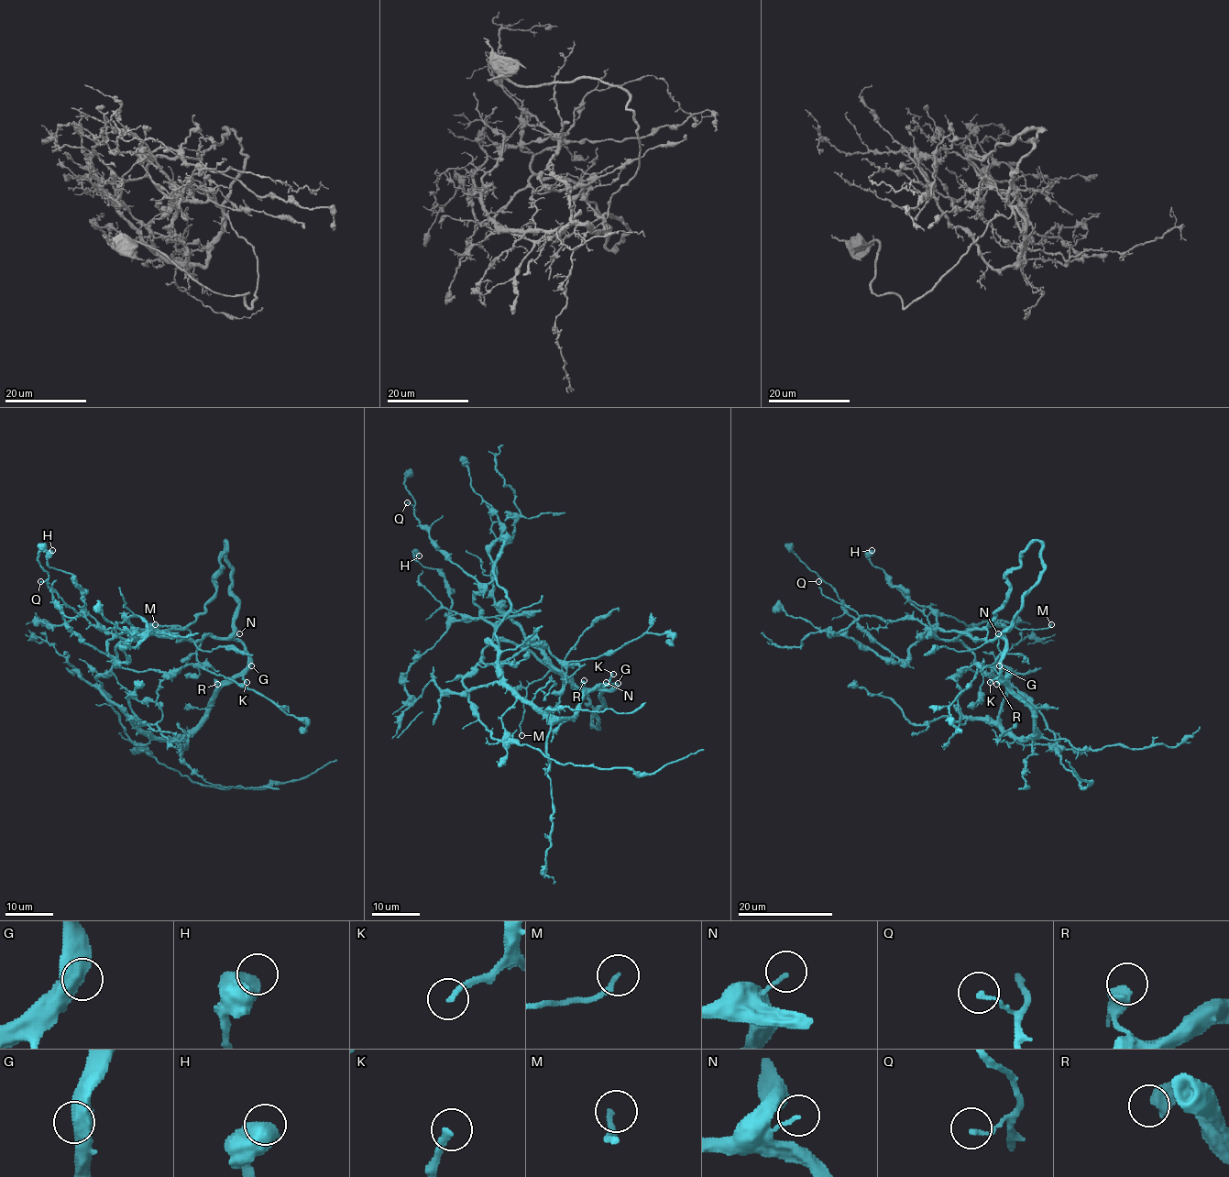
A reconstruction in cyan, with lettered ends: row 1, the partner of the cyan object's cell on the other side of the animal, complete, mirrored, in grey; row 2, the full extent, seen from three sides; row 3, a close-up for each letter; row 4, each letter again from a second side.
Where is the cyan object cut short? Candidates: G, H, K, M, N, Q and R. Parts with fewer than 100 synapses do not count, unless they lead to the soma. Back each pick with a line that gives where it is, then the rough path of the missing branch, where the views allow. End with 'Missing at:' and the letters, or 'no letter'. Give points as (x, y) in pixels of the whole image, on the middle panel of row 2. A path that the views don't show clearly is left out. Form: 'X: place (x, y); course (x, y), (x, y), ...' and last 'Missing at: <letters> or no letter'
K: place (613, 674); course (613, 674), (618, 640), (631, 626), (653, 615), (651, 639), (655, 652), (668, 672), (678, 667), (686, 676)
Missing at: K

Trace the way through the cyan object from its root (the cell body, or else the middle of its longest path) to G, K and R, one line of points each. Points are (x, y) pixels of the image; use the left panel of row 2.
G: (97, 680), (124, 641), (170, 630), (188, 630), (193, 641), (236, 638), (251, 665)
K: (97, 680), (111, 700), (157, 737), (184, 737), (224, 685), (237, 676), (246, 682)
R: (97, 680), (101, 690), (111, 700), (143, 730), (157, 737), (184, 737), (209, 709), (215, 682), (217, 684)

